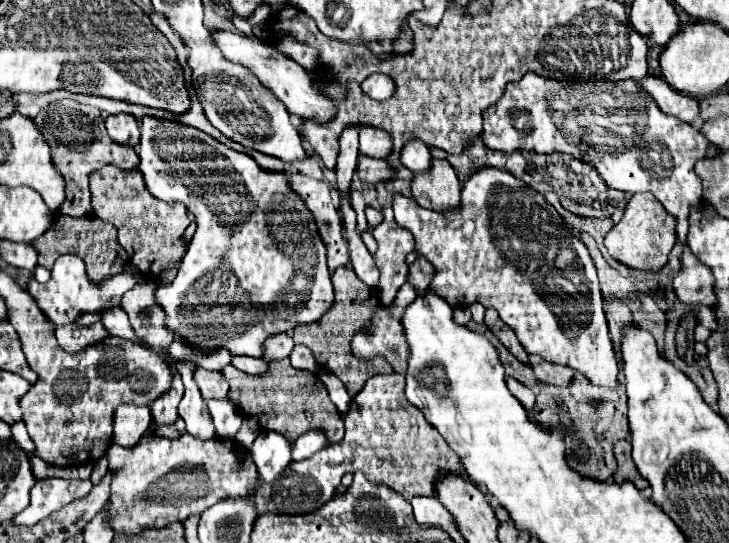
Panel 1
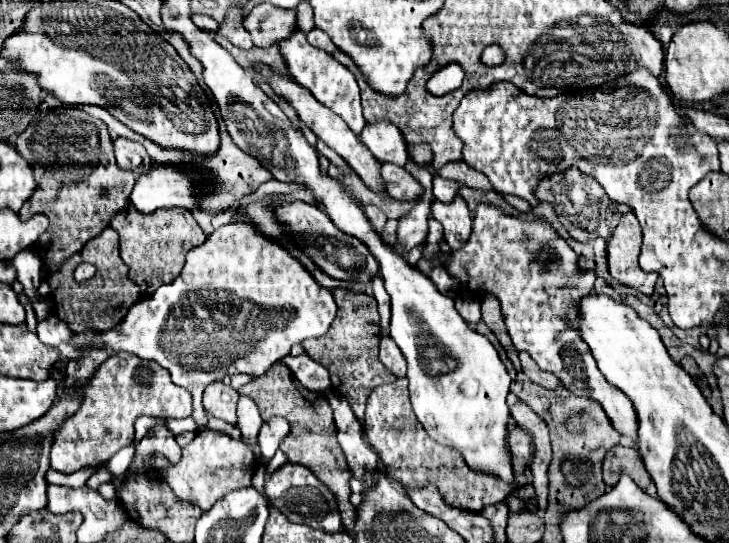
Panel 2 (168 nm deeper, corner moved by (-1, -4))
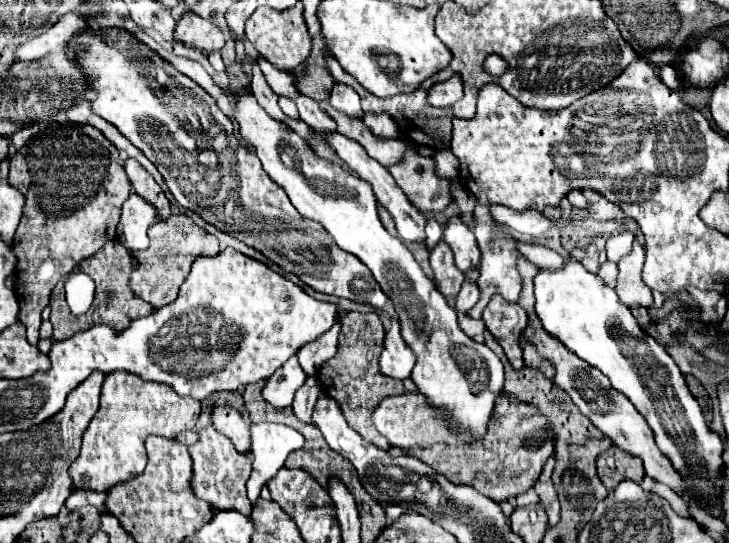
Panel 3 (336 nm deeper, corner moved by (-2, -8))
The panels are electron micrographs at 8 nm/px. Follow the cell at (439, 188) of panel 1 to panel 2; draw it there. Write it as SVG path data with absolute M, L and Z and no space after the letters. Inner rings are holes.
M456 196L452 202L434 200L430 210L432 216L444 226L444 238L452 250L468 240L468 234L472 232L472 218L462 196Z

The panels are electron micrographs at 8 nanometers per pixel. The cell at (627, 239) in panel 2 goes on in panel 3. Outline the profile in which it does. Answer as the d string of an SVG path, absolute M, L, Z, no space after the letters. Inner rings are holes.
M637 240L633 244L633 250L619 260L619 276L617 276L615 292L619 294L621 302L629 308L635 308L635 306L649 308L653 304L651 288L645 286L641 278L643 262L645 262L645 250Z

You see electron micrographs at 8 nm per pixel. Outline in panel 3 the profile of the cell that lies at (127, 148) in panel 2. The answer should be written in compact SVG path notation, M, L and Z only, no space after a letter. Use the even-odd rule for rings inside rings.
M125 160L125 172L131 180L131 186L137 196L141 196L145 202L149 202L161 220L167 220L171 216L171 202L163 196L157 182L151 178L151 174L135 160Z

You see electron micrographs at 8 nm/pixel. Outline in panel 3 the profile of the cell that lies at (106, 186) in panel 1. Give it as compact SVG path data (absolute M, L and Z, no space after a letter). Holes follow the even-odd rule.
M171 216L169 220L159 220L148 230L150 240L147 252L131 254L133 256L133 274L131 290L153 308L163 308L177 298L179 286L189 276L191 264L197 256L217 256L219 240L199 228L189 216Z

